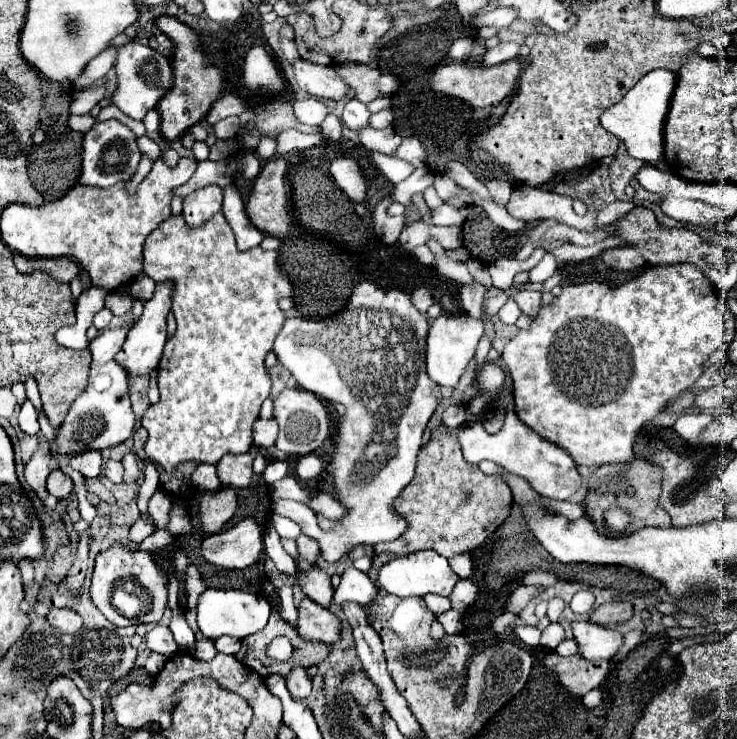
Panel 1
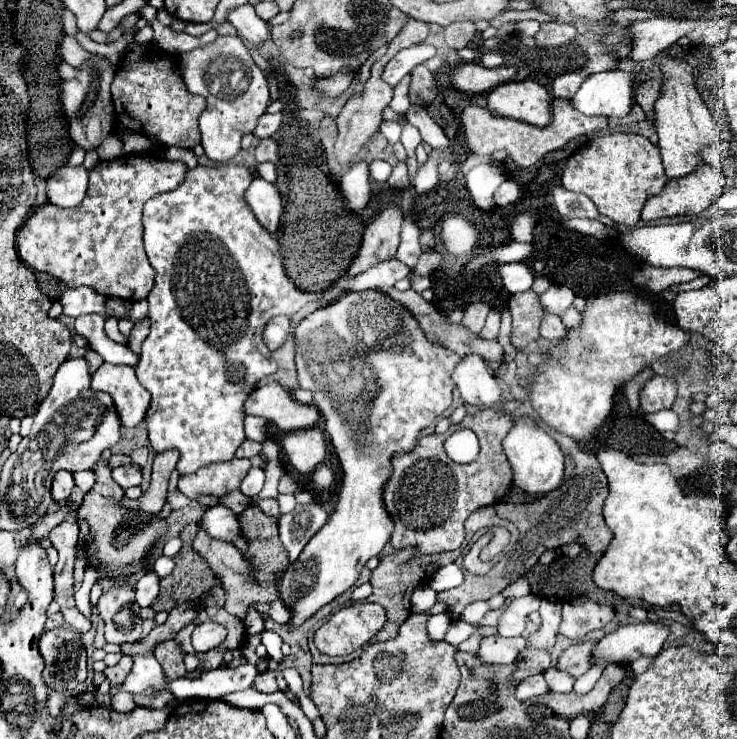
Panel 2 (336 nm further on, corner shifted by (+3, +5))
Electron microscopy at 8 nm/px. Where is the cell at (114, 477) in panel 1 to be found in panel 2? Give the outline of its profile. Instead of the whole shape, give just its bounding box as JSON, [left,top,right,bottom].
[112,465,142,489]

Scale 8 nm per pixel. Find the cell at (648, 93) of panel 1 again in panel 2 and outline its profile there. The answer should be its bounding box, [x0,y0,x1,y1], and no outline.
[572,69,644,119]

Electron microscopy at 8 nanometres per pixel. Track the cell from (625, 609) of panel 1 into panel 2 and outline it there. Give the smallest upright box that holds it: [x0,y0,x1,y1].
[556,641,596,677]

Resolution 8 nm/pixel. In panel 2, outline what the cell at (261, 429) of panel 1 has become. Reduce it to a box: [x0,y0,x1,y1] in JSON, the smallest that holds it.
[236,439,262,457]

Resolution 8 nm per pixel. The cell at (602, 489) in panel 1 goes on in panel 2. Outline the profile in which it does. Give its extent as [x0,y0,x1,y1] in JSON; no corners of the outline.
[438,467,613,621]

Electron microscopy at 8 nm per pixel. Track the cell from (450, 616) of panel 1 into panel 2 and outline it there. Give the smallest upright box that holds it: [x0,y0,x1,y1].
[428,613,452,641]

